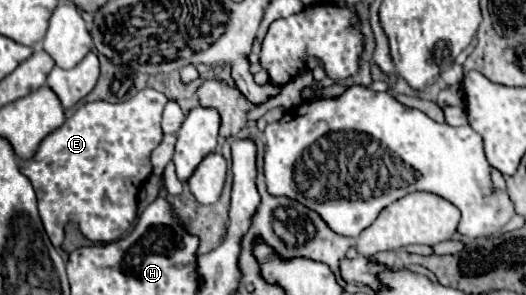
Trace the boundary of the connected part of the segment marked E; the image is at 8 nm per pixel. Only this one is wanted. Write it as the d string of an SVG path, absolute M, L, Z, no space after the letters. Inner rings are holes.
M142 89L124 103L84 103L66 123L44 137L32 159L20 161L20 171L32 181L44 229L54 247L62 245L64 225L76 223L92 243L118 241L138 213L138 189L150 177L150 155L162 141L162 109L166 95Z

